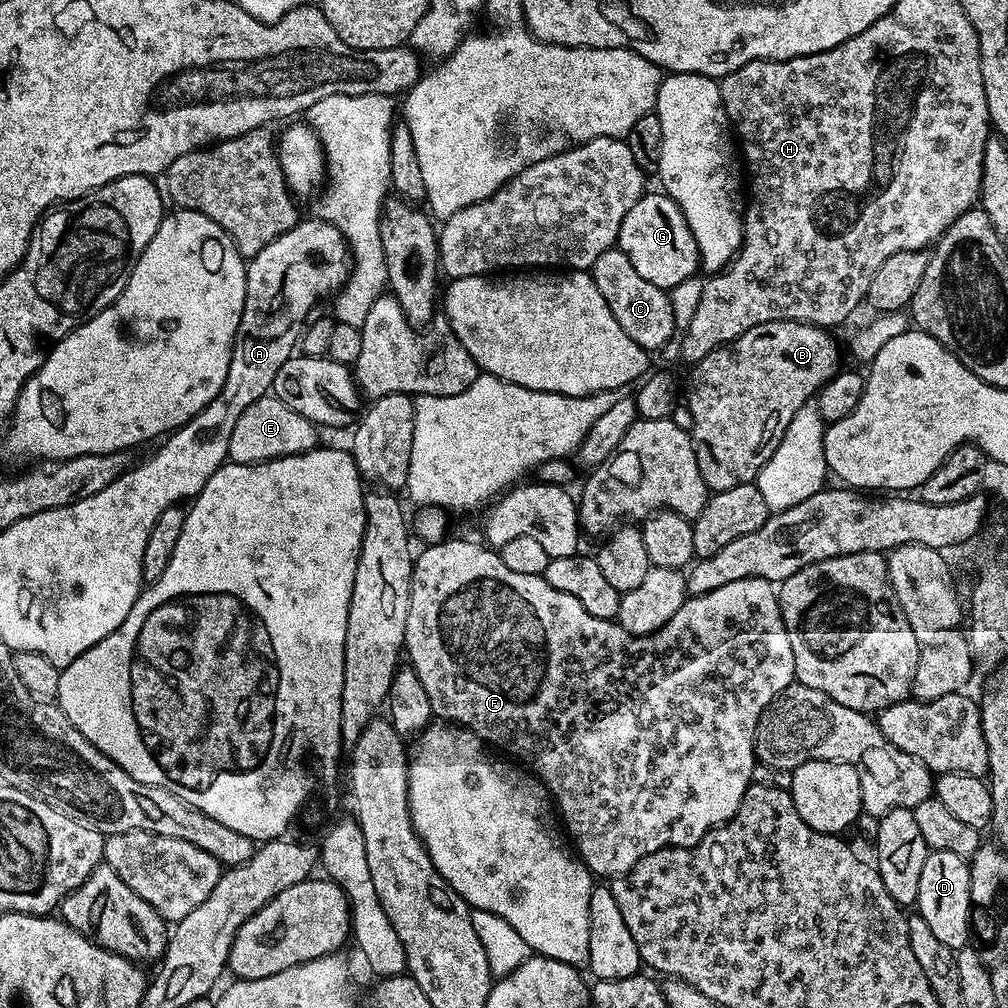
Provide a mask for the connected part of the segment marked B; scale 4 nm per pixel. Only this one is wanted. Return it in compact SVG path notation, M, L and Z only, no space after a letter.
M793 320L762 322L762 326L754 326L750 330L746 330L746 334L742 334L737 340L733 340L731 344L723 344L721 348L708 352L706 358L699 360L691 369L692 401L687 407L694 418L694 426L690 435L692 445L696 451L696 457L698 458L698 470L702 470L702 478L712 492L730 490L730 486L742 486L743 484L753 483L758 470L762 470L762 466L766 466L766 462L770 462L770 454L774 454L774 450L778 450L778 442L782 442L782 438L786 434L786 426L790 426L790 422L794 422L794 414L798 414L798 410L802 410L802 406L815 397L816 393L823 388L824 383L836 375L838 371L838 365L836 365L836 344L828 336L831 335L825 329L819 328L817 324L803 324Z

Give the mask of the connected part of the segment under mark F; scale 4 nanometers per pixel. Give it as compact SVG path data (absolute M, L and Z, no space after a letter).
M445 538L421 547L414 560L403 651L407 663L416 671L418 678L422 678L422 686L426 686L426 698L430 698L433 713L441 721L469 728L489 745L497 744L508 752L516 751L525 760L525 765L536 767L535 775L547 788L562 824L564 819L563 827L573 832L571 843L593 877L623 878L642 858L646 858L646 854L654 854L654 850L663 848L693 848L707 832L729 820L738 810L748 785L753 783L752 771L758 768L758 722L772 699L796 680L794 654L790 651L790 638L786 638L777 589L769 581L758 578L726 582L726 586L718 586L718 590L710 590L710 594L685 600L678 614L674 614L674 618L670 618L670 622L657 632L651 632L649 636L635 636L615 620L586 614L578 598L562 594L562 590L554 590L554 586L550 586L543 576L509 570L506 562L502 562L499 551L480 544L472 540Z

